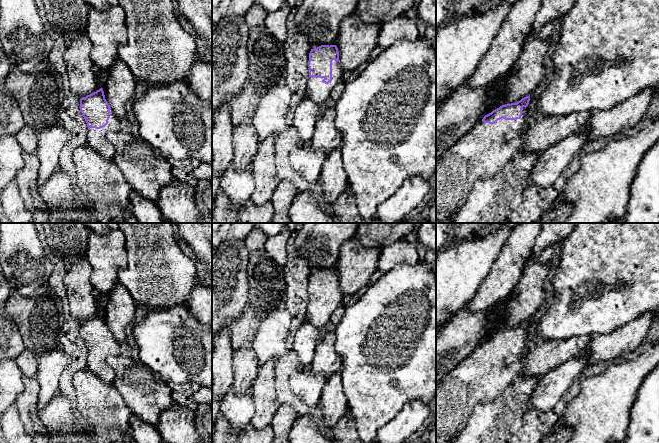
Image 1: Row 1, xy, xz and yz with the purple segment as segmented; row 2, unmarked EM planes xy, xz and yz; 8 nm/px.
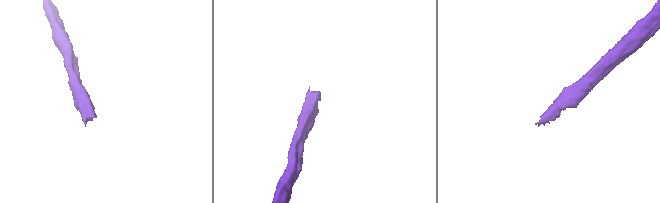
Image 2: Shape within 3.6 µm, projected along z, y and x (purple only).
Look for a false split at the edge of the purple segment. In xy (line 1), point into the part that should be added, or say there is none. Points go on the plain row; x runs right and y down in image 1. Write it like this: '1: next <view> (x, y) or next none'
1: next xy (96, 362)

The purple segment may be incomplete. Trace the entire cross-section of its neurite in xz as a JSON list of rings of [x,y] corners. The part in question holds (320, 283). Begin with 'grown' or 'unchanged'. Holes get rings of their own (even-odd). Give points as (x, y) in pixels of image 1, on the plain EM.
grown; [[[336,264],[329,269],[311,273],[309,277],[307,320],[319,329],[329,325],[334,311],[342,304],[342,294]]]

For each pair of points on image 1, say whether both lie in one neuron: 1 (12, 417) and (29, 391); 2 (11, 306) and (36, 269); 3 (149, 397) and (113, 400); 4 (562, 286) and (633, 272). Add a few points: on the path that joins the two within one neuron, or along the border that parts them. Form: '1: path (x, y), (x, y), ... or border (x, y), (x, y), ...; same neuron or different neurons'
1: border (14, 405), (26, 431); different neurons
2: border (42, 284), (29, 295), (21, 295), (12, 289); different neurons
3: border (112, 384), (132, 413); different neurons
4: path (580, 285), (590, 285), (615, 272); same neuron

